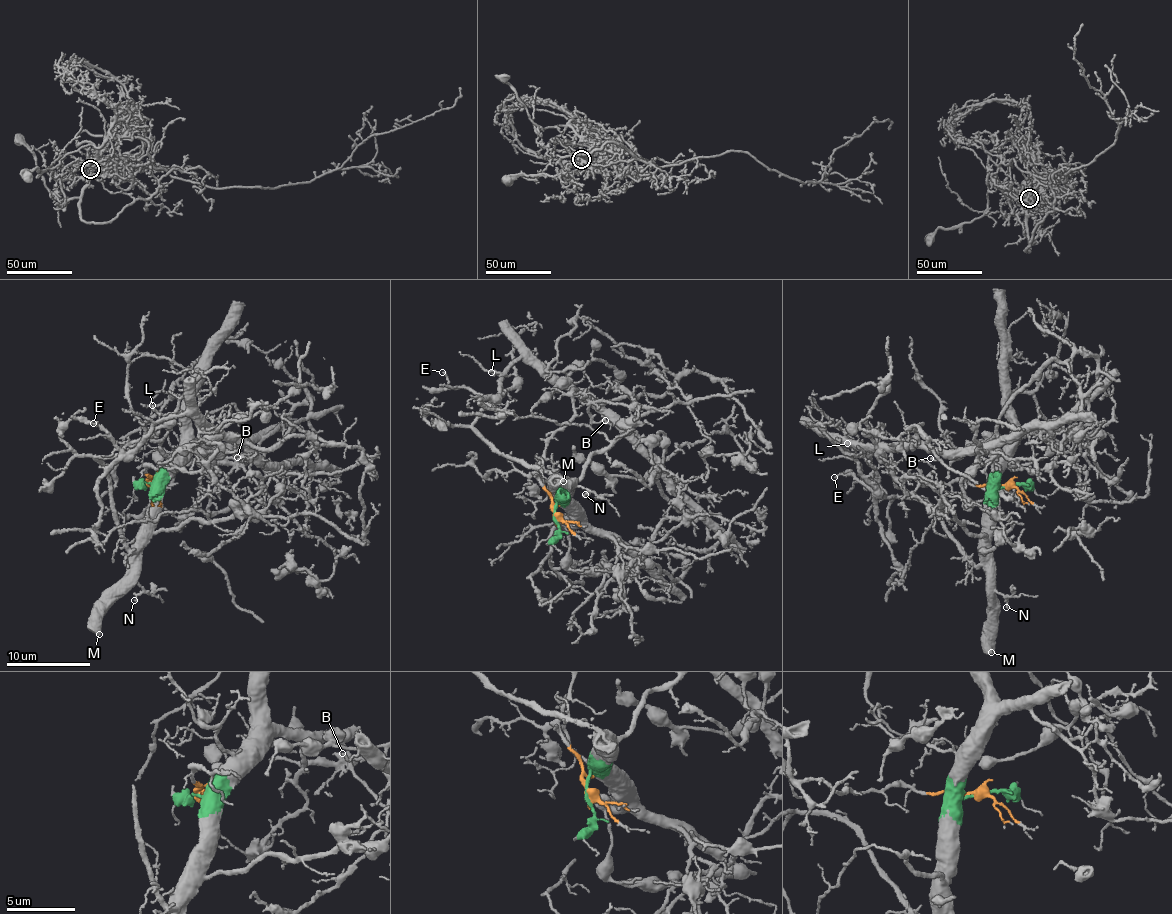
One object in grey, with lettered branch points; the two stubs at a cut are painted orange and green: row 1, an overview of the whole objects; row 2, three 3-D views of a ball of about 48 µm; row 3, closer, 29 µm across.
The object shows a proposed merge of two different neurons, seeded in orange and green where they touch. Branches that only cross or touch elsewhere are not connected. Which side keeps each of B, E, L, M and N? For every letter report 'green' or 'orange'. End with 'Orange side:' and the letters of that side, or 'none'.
B: orange
E: orange
L: orange
M: green
N: green
Orange side: B, E, L

